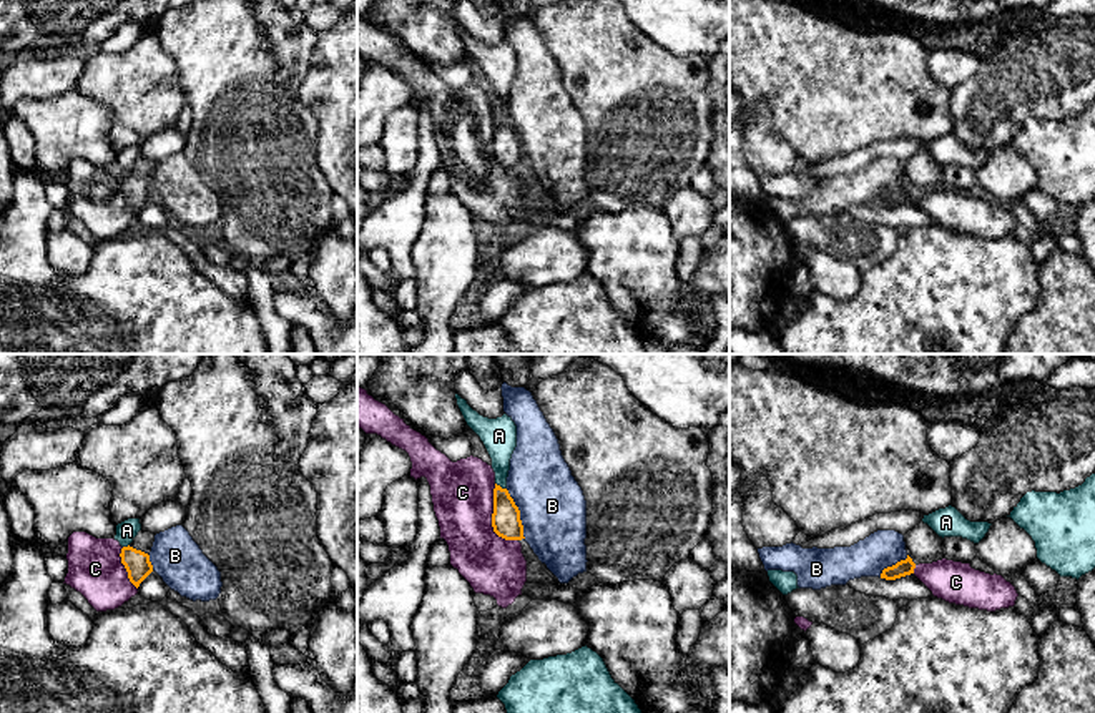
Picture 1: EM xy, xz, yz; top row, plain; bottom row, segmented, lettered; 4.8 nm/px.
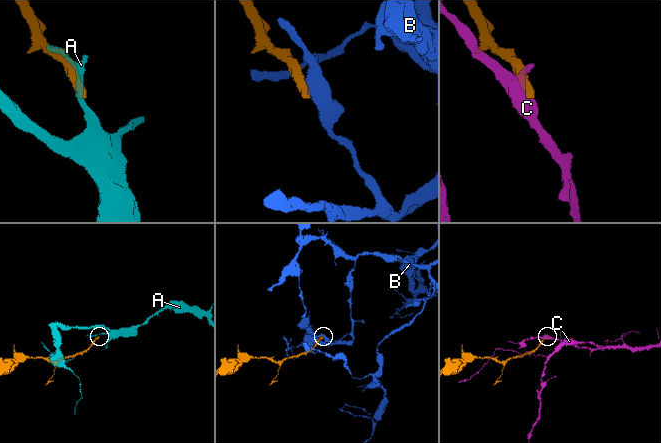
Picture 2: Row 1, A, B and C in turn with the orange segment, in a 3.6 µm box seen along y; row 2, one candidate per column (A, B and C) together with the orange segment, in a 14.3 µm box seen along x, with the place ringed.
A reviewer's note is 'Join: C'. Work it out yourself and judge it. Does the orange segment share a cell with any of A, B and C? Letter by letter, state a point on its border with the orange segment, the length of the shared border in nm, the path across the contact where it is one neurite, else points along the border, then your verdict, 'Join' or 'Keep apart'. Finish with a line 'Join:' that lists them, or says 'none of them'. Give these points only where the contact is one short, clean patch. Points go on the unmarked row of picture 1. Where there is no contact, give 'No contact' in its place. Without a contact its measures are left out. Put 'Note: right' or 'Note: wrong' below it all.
A: Touches orange at xz (499, 113). Shared border 70 nm. Keep apart
B: Touches orange at xz (519, 142). Shared border 260 nm. Boundary: xz (505, 117), (519, 138), (525, 165). Keep apart
C: Touches orange at xz (492, 147). Shared border 300 nm. Keep apart
Join: none of them
Note: wrong

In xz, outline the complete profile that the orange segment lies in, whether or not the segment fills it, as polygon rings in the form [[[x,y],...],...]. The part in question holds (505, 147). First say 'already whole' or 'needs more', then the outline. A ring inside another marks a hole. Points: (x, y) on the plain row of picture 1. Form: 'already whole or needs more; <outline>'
needs more; [[[495,111],[493,116],[493,141],[492,141],[493,160],[505,168],[518,168],[522,171],[522,181],[527,193],[540,189],[523,165],[523,153],[520,148],[520,138],[515,133],[507,116]]]

